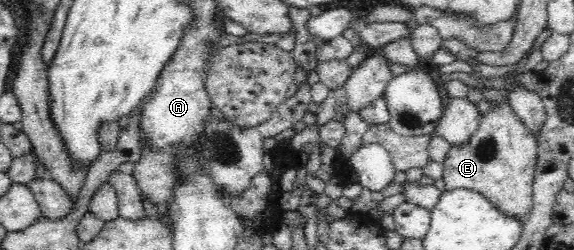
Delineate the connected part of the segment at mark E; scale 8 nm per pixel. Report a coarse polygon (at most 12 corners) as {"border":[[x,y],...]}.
{"border":[[508,101],[445,156],[444,189],[527,221],[538,141]]}

